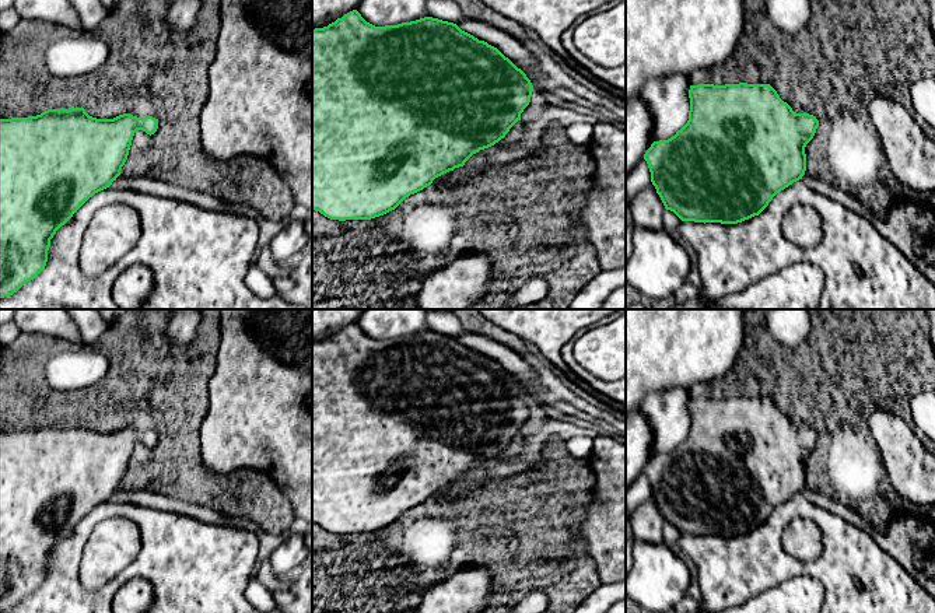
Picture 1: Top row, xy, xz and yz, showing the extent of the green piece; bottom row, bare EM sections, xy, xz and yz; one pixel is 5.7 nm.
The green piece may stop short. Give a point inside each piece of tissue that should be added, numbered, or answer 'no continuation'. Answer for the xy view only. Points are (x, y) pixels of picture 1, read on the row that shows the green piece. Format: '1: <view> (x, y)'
no continuation

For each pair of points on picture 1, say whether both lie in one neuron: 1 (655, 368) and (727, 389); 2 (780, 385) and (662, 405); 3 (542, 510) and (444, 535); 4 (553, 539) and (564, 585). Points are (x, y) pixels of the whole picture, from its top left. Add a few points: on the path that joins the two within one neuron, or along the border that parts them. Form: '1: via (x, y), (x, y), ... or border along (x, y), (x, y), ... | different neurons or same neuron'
1: border along (735, 360), (714, 385), (697, 382), (689, 388) | different neurons
2: border along (689, 389), (692, 398) | different neurons
3: via (518, 525), (494, 525), (468, 533) | same neuron
4: via (540, 552), (535, 561), (552, 573) | same neuron

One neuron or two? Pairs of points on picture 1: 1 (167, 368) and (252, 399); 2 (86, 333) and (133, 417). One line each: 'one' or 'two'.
1: two
2: two

